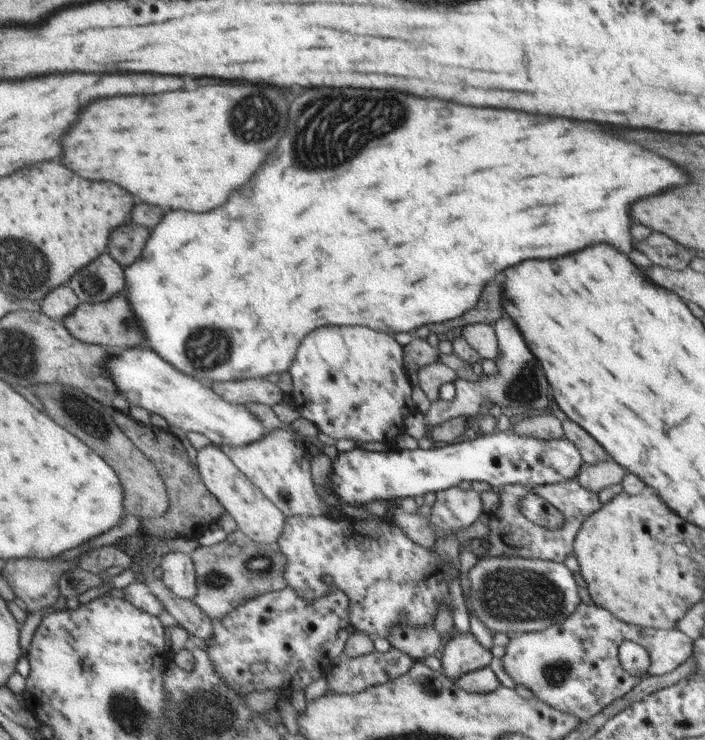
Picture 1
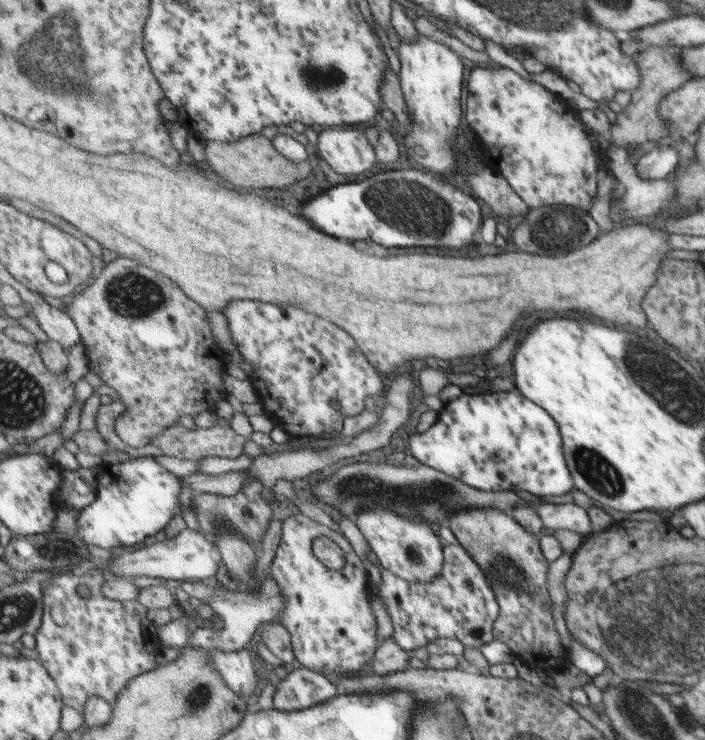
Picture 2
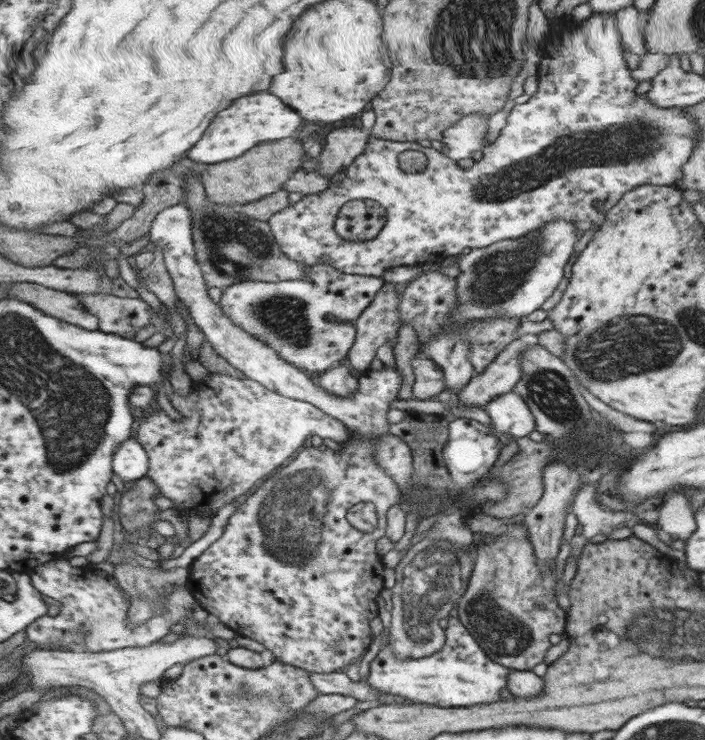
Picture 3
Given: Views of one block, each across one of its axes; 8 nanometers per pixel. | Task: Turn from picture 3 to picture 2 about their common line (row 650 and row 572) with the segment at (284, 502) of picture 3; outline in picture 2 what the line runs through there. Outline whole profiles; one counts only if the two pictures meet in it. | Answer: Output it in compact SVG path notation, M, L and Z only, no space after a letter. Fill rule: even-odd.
M299 513L292 515L282 526L282 540L278 546L276 557L272 562L271 575L275 578L282 590L282 595L289 602L283 609L279 619L292 634L294 654L297 666L310 667L312 670L330 674L338 672L339 676L360 676L368 664L372 664L372 657L382 643L376 636L376 618L372 614L368 592L372 592L372 572L364 566L358 558L352 545L340 531L312 520L310 516ZM320 536L327 536L344 548L345 565L342 570L334 570L322 564L314 552L314 540Z

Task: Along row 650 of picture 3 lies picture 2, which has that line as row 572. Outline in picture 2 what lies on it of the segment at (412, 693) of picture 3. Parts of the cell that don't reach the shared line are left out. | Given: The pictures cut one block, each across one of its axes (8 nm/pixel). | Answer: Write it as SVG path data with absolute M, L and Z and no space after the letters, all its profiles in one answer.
M444 545L445 563L440 575L423 583L404 580L388 569L379 568L382 582L376 596L384 603L392 621L391 638L407 652L414 652L436 639L456 639L464 646L480 648L494 640L499 603L487 575L461 545Z

